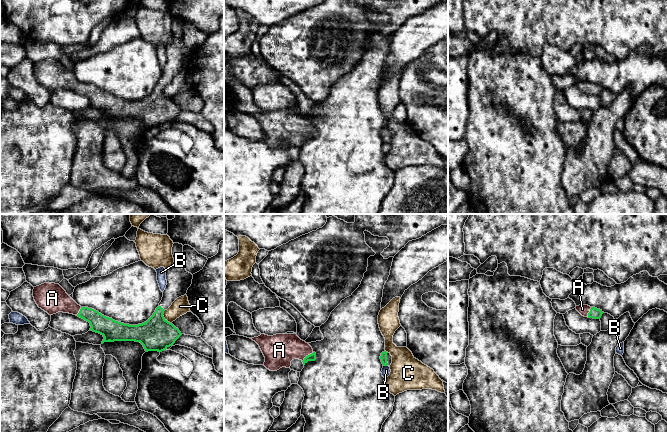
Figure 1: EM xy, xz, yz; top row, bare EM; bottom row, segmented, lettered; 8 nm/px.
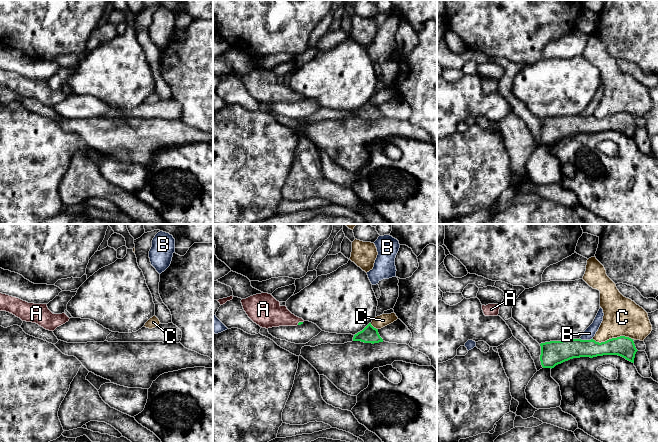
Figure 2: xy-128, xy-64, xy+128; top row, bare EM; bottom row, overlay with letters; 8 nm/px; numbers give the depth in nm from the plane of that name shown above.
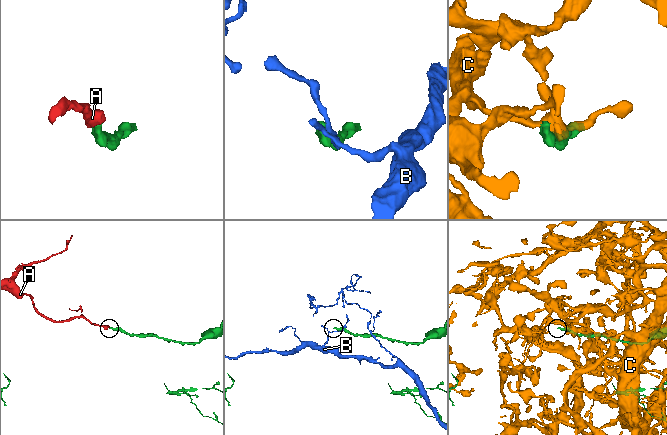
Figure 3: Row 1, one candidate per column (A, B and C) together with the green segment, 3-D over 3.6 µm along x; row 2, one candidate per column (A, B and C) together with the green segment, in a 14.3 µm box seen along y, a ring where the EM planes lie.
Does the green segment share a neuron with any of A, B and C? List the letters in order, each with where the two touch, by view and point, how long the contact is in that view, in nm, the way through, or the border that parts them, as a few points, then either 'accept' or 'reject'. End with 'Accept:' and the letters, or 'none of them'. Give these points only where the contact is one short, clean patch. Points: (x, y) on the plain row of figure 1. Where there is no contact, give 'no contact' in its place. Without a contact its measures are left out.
A: contact xz (308, 131); length 120 nm; way xz (312, 133), (308, 131), (301, 126), (279, 126); accept
B: contact xz (385, 141); length 30 nm; reject
C: contact xy (163, 93); length 130 nm; reject
Accept: A

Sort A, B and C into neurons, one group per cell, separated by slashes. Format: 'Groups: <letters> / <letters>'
Groups: A / B / C

